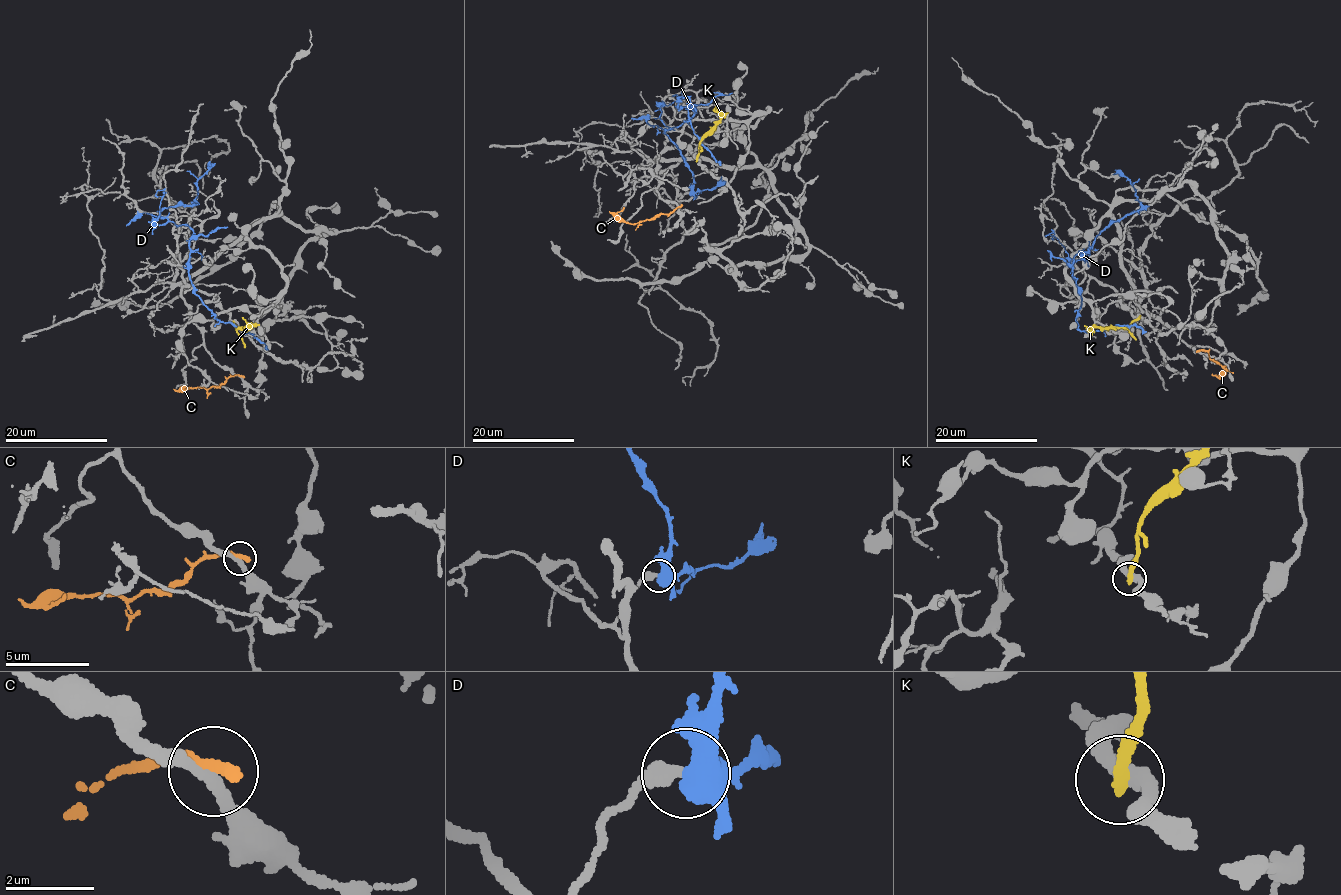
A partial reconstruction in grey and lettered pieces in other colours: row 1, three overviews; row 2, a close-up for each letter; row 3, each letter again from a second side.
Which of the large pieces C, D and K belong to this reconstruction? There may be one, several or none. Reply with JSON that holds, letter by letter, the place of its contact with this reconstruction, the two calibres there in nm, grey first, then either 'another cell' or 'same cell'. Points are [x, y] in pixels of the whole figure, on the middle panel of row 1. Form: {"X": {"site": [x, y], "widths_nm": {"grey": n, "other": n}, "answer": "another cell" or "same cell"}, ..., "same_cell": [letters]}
{"C": {"site": [679, 207], "widths_nm": {"grey": 240, "other": 360}, "answer": "another cell"}, "D": {"site": [690, 192], "widths_nm": {"grey": 360, "other": 440}, "answer": "another cell"}, "K": {"site": [696, 160], "widths_nm": {"grey": 400, "other": 320}, "answer": "another cell"}, "same_cell": []}

